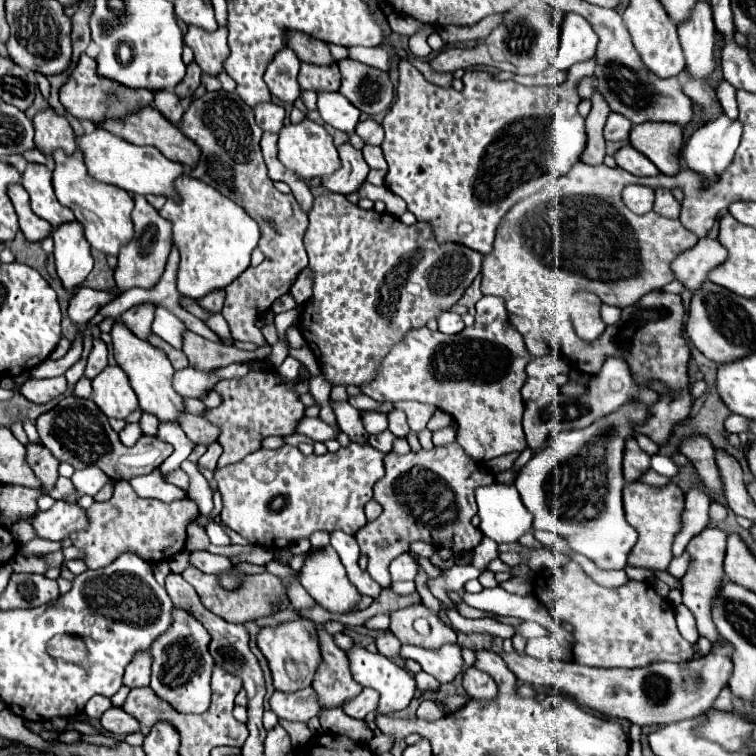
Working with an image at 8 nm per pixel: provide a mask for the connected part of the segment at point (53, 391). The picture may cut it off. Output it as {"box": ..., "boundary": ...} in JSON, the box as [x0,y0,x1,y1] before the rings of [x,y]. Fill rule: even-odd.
{"box":[22,376,68,404],"boundary":[[[64,376],[58,378],[32,378],[22,386],[22,394],[36,404],[44,404],[48,400],[52,400],[54,396],[64,394],[68,388],[68,382]]]}

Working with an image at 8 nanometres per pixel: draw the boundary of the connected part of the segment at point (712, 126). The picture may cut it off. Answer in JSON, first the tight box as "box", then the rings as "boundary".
{"box":[682,108,742,182],"boundary":[[[720,108],[718,118],[706,122],[702,128],[698,128],[692,138],[684,144],[682,148],[682,158],[686,162],[686,166],[698,174],[702,174],[708,182],[714,182],[714,178],[718,178],[728,164],[732,162],[736,150],[738,150],[738,142],[742,138],[742,122],[736,118],[726,118],[726,112]]]}

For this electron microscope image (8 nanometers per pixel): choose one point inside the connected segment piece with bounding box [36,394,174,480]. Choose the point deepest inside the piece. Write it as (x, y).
(75, 431)

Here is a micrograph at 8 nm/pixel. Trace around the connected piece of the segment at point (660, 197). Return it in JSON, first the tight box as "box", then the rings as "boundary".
{"box":[654,188,680,220],"boundary":[[[658,188],[656,190],[656,202],[654,202],[654,212],[660,216],[666,216],[670,220],[678,220],[680,218],[680,202],[674,200],[670,190]]]}

